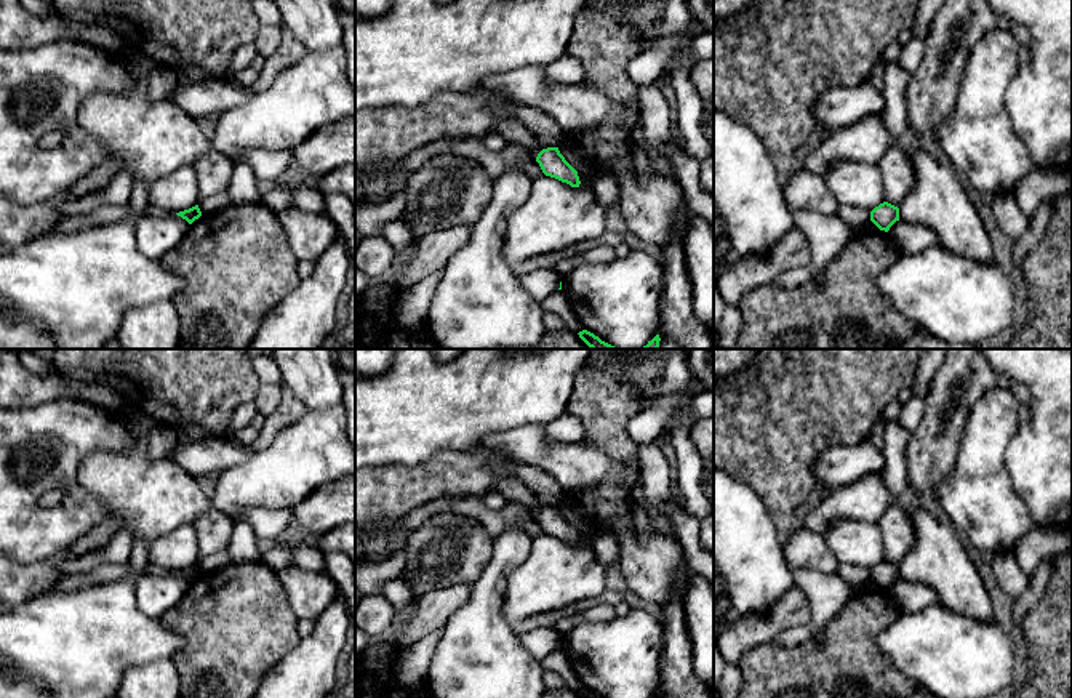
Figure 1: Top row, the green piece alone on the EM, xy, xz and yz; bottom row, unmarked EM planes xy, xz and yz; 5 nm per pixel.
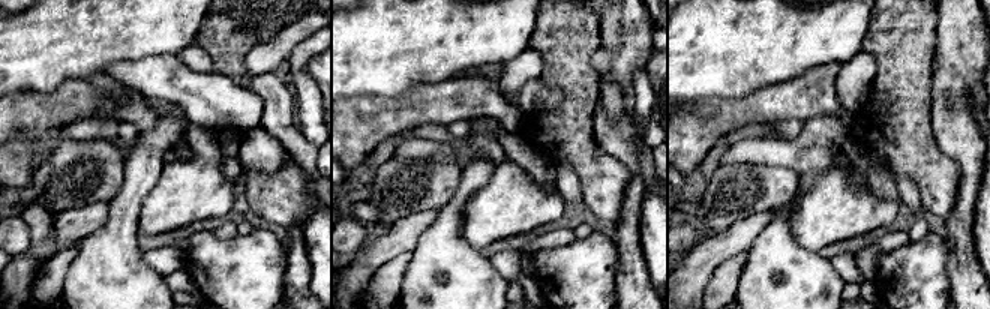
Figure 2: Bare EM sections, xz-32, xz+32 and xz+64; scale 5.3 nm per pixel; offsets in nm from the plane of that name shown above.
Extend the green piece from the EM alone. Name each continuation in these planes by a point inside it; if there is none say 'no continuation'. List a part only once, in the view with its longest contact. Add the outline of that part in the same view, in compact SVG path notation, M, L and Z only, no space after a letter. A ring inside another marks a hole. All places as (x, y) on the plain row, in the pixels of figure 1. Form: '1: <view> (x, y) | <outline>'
no continuation

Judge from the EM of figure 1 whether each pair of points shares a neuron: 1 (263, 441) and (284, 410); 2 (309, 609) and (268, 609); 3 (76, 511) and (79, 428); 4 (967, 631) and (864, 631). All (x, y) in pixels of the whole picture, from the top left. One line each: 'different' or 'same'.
1: same
2: different
3: same
4: different

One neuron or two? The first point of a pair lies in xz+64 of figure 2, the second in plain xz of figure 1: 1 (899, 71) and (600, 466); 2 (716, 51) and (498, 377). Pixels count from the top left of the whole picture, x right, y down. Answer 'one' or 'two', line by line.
1: two
2: one

